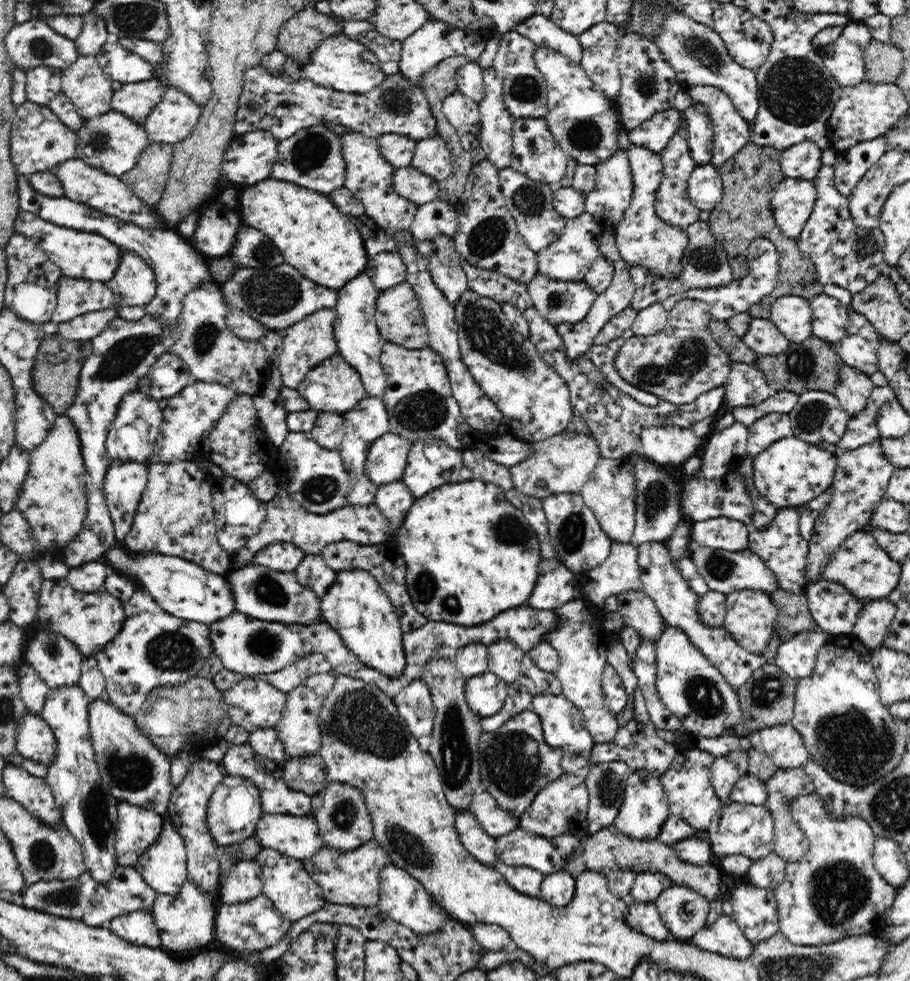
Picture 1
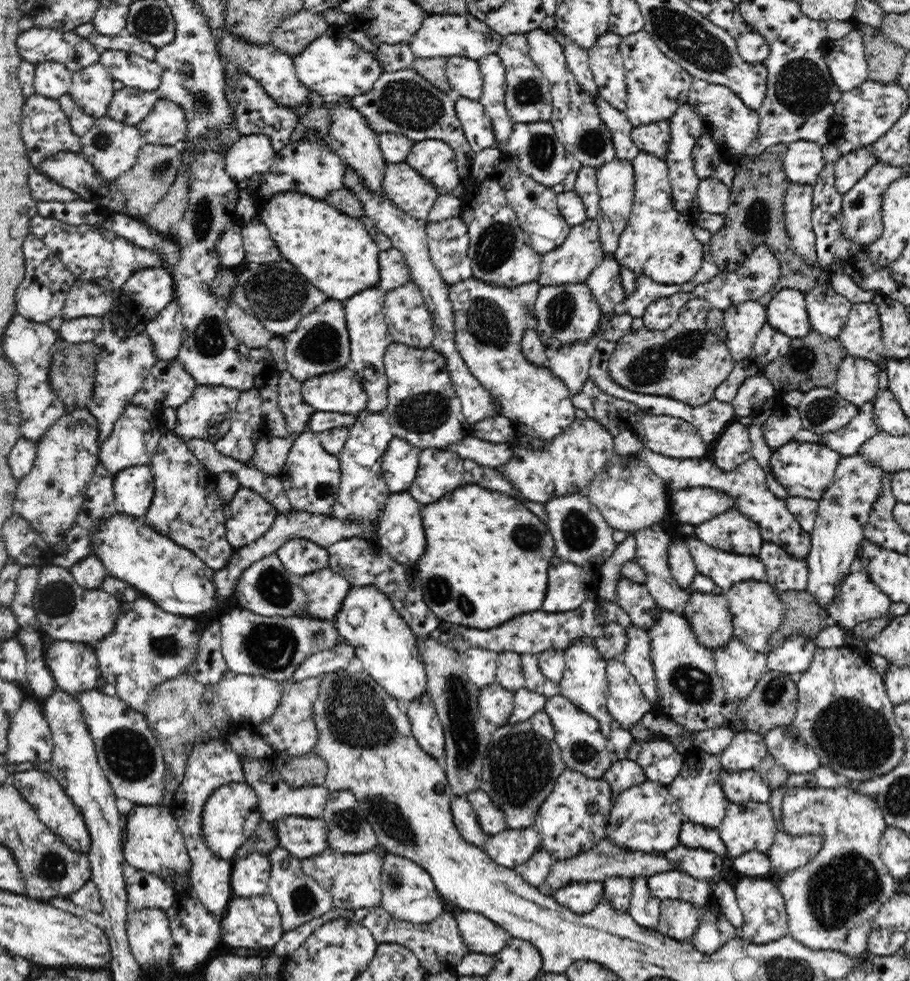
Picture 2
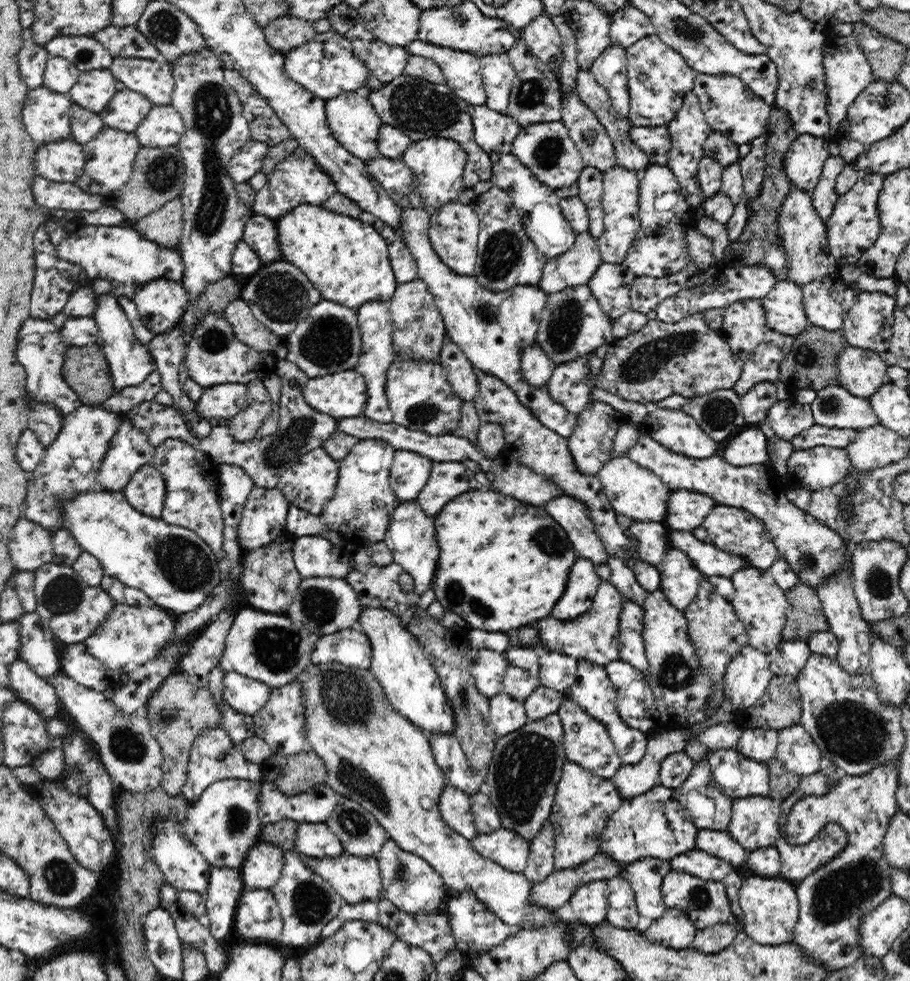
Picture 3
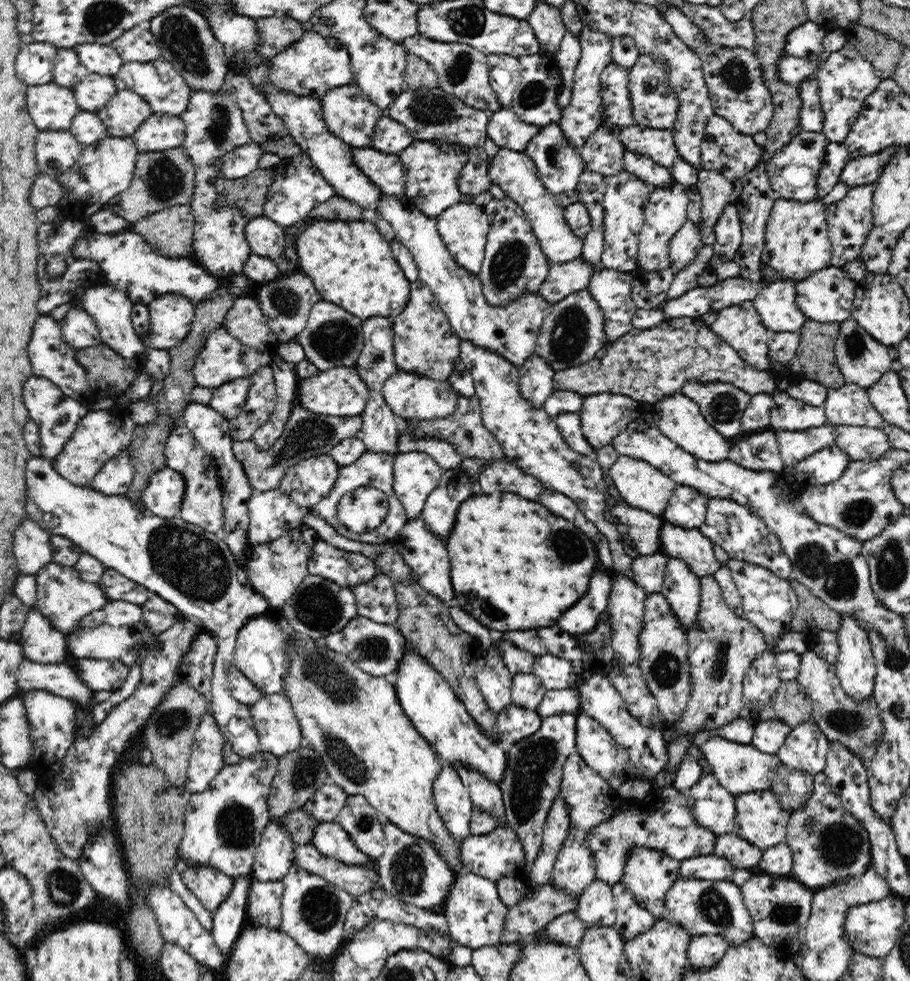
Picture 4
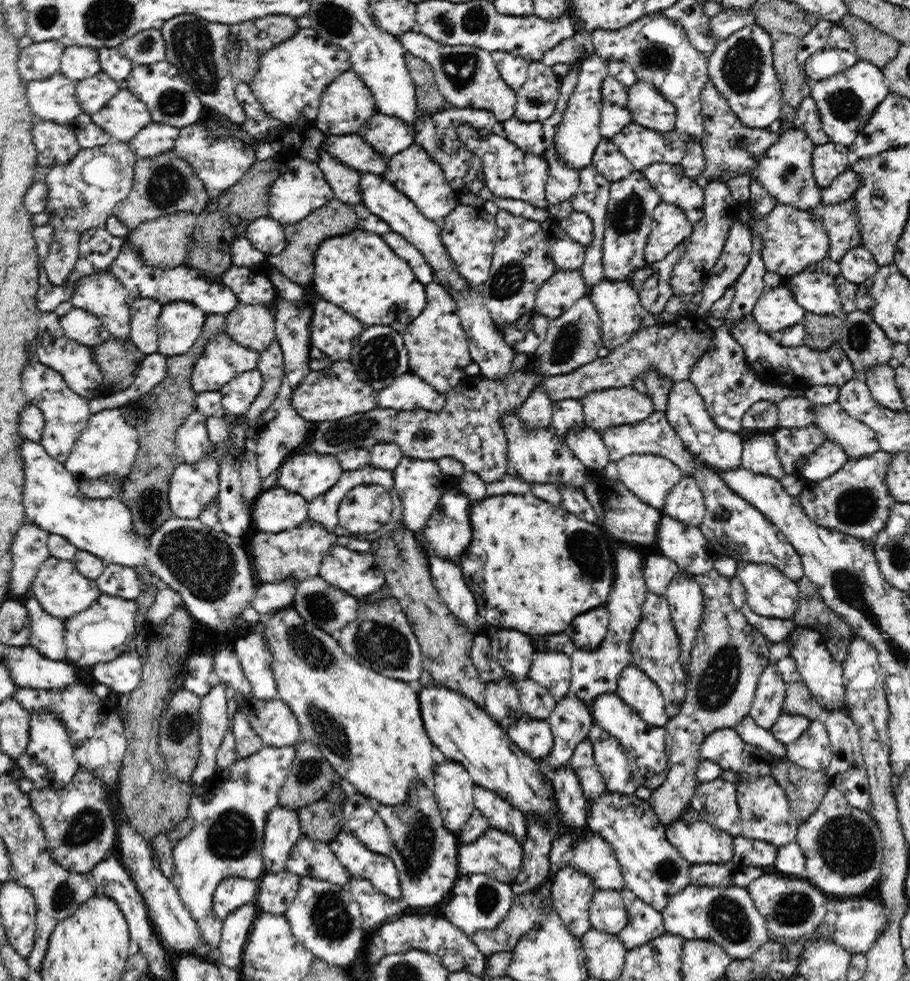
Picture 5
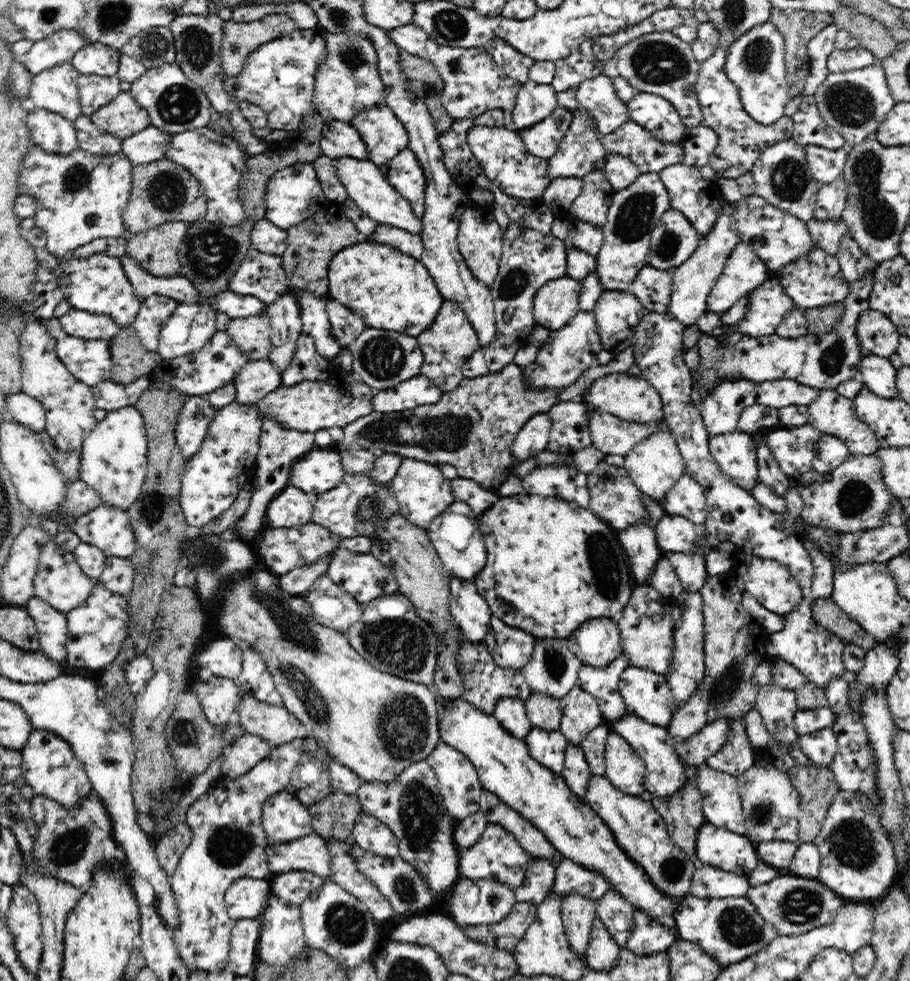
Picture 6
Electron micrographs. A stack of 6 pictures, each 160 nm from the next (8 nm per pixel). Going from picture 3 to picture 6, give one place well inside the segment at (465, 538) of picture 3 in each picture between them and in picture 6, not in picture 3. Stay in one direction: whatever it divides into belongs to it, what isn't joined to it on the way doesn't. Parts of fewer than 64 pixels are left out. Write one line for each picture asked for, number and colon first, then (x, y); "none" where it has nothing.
4: (526, 566)
5: (532, 568)
6: (551, 565)

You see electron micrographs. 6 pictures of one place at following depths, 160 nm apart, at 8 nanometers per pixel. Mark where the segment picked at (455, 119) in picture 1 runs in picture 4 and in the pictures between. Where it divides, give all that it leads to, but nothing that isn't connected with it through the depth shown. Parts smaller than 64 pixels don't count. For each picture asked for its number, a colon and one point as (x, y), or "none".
2: (476, 126)
3: (495, 132)
4: (504, 128)

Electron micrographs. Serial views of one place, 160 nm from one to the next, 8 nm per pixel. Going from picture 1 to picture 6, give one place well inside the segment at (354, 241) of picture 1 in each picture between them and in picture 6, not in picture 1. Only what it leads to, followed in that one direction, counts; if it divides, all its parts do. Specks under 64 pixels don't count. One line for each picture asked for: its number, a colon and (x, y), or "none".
2: (333, 251)
3: (345, 259)
4: (351, 264)
5: (358, 271)
6: (389, 290)

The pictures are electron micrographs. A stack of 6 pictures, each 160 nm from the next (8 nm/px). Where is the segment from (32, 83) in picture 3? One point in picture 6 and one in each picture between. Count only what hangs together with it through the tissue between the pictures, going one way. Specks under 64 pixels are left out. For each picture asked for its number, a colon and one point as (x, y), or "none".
4: (35, 62)
5: (41, 60)
6: (60, 47)

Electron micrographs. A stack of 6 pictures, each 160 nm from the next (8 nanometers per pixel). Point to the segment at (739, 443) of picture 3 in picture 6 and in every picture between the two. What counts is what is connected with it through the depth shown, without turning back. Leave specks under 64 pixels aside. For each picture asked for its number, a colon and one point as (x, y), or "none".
4: (760, 450)
5: (759, 454)
6: (769, 472)

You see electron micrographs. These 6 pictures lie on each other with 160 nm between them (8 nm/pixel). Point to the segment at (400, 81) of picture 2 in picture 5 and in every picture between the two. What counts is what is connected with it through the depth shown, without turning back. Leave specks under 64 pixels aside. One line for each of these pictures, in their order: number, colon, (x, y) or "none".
3: (422, 110)
4: (430, 114)
5: (436, 133)

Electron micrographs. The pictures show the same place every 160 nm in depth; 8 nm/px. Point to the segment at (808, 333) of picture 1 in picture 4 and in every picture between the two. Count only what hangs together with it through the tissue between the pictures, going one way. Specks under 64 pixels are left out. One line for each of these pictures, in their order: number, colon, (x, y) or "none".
2: (787, 311)
3: (784, 310)
4: (776, 304)

